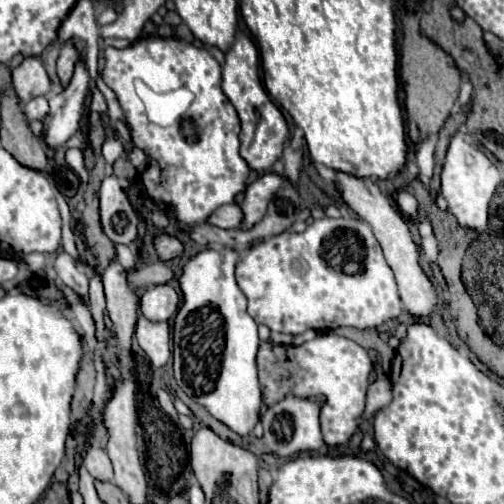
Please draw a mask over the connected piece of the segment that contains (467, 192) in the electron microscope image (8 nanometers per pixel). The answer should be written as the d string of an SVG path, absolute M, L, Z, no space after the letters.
M455 135L447 149L441 171L441 195L449 205L449 213L453 213L463 229L475 229L477 233L487 231L487 207L499 183L501 179L497 167L479 149L467 145L459 135Z

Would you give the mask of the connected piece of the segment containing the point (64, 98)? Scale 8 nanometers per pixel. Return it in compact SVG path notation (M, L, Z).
M79 61L71 81L49 99L49 113L43 119L43 143L47 149L59 149L79 129L89 81L87 67Z

